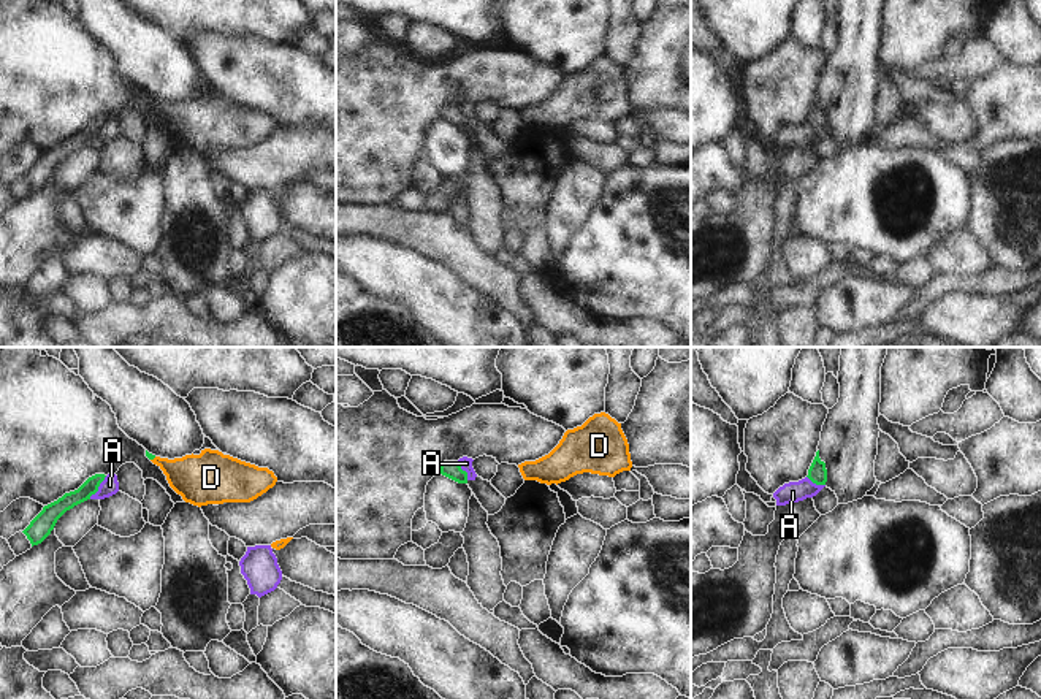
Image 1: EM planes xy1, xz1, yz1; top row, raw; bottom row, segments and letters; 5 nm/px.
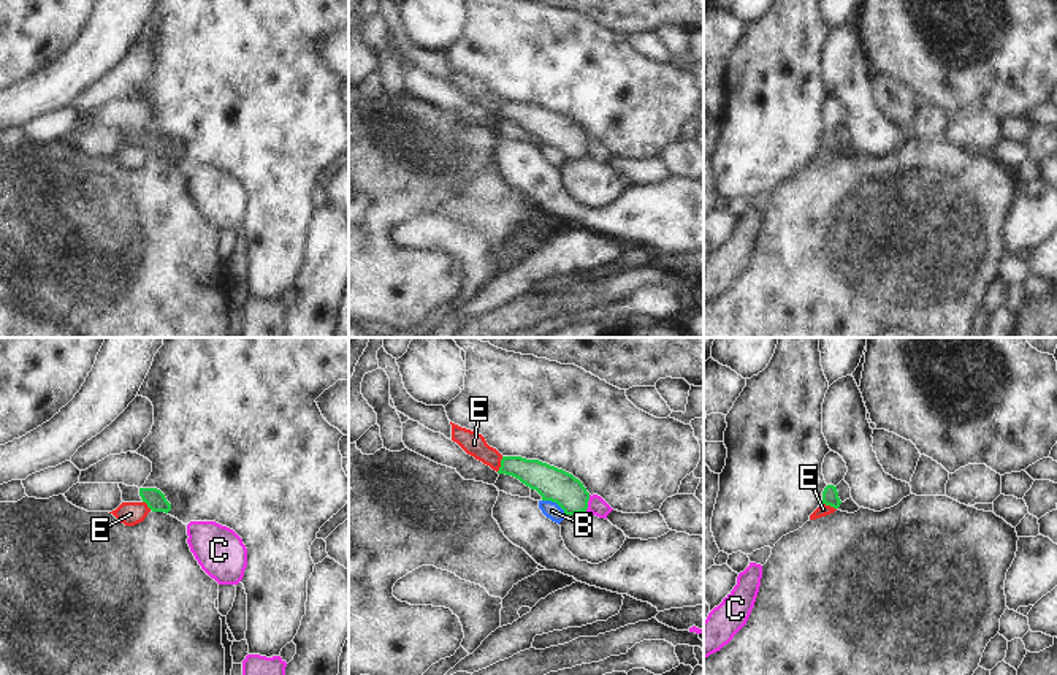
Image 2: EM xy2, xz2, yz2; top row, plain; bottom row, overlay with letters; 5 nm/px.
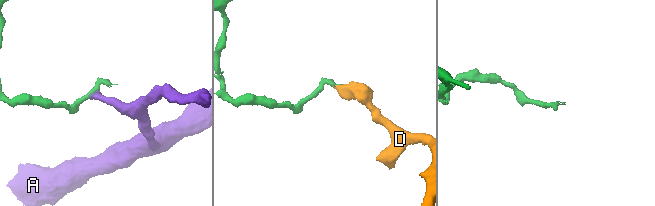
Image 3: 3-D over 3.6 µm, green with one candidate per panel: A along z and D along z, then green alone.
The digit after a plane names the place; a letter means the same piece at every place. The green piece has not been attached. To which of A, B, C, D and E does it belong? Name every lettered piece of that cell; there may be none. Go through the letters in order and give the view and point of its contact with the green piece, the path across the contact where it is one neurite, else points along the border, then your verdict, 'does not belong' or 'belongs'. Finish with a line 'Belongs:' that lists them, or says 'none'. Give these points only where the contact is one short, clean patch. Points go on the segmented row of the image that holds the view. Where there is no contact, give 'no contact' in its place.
A: meets green in xy1 at (99, 485); border along xy1 (106, 476), (89, 498); does not belong
B: meets green in xz2 at (555, 501); border along xz2 (542, 499), (553, 501), (566, 514); does not belong
C: meets green in xz2 at (587, 503); does not belong
D: meets green in xy1 at (152, 458); runs through xy1 (149, 455), (152, 458), (186, 476), (197, 477); belongs
E: meets green in xz2 at (501, 465); border along xz2 (503, 457), (501, 466), (496, 471); does not belong
Belongs: D

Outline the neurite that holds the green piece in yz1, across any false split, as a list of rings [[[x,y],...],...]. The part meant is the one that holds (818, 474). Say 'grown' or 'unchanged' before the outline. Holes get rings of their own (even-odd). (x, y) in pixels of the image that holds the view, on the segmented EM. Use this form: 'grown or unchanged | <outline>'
unchanged | [[[819,450],[816,452],[806,477],[816,485],[826,485],[827,482],[826,463],[819,458]]]

